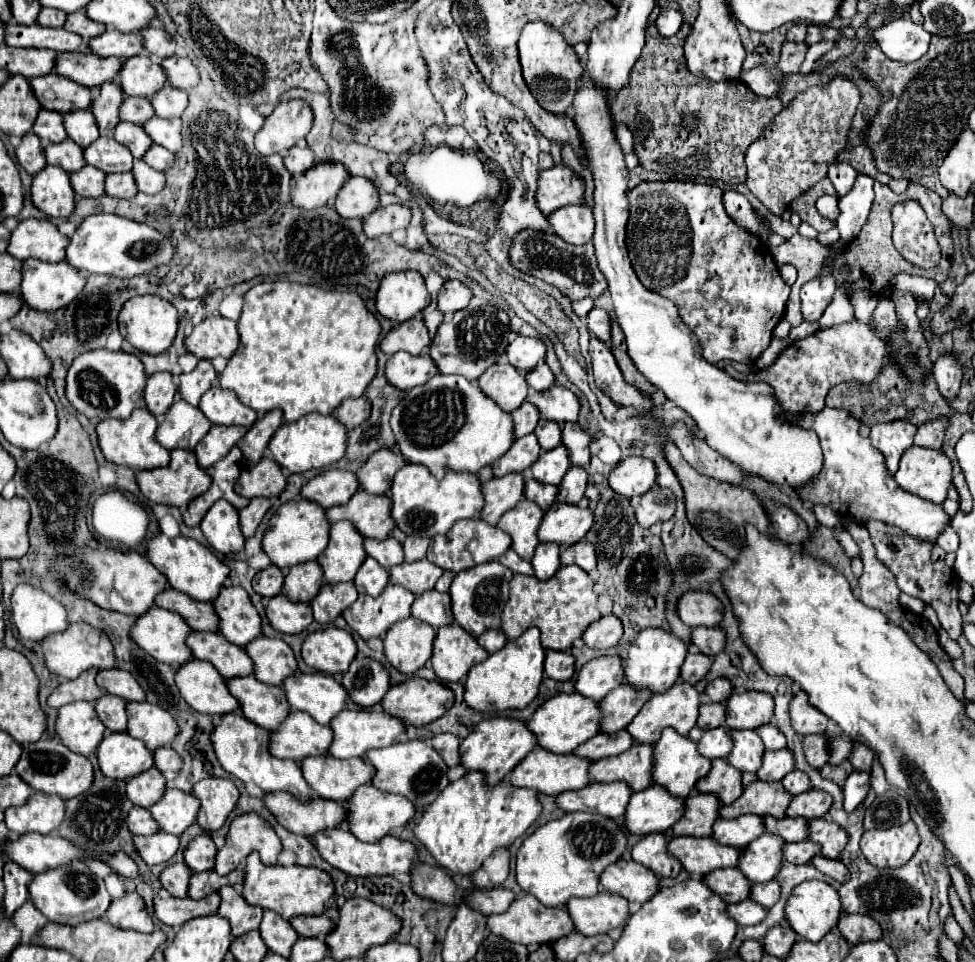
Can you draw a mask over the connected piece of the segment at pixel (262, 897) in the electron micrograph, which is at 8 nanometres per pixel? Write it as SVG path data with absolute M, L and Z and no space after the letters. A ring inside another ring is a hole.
M252 852L246 860L246 880L244 880L244 890L242 896L254 906L260 906L264 910L274 910L282 918L290 920L294 916L306 914L306 916L316 916L324 912L326 902L334 896L334 880L328 872L312 866L266 866L260 860L258 852Z

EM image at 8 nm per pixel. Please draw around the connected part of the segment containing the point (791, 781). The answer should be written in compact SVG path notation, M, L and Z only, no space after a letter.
M794 770L794 772L790 772L790 776L784 776L782 778L782 784L786 786L786 790L790 792L790 794L802 794L802 792L806 792L806 790L810 790L812 788L812 784L810 784L810 778L806 776L806 772L802 772L802 770Z

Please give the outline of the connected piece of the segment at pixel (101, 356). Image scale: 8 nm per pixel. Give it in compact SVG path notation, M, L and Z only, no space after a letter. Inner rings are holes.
M106 348L80 354L66 376L66 398L70 404L88 418L126 418L136 408L146 408L144 386L146 370L138 356L128 352L110 352Z

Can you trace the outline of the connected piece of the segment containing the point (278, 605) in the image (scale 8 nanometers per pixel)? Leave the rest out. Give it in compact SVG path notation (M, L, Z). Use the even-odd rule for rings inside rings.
M278 594L268 602L266 616L274 630L284 634L300 634L314 620L308 602L292 602L284 594Z

